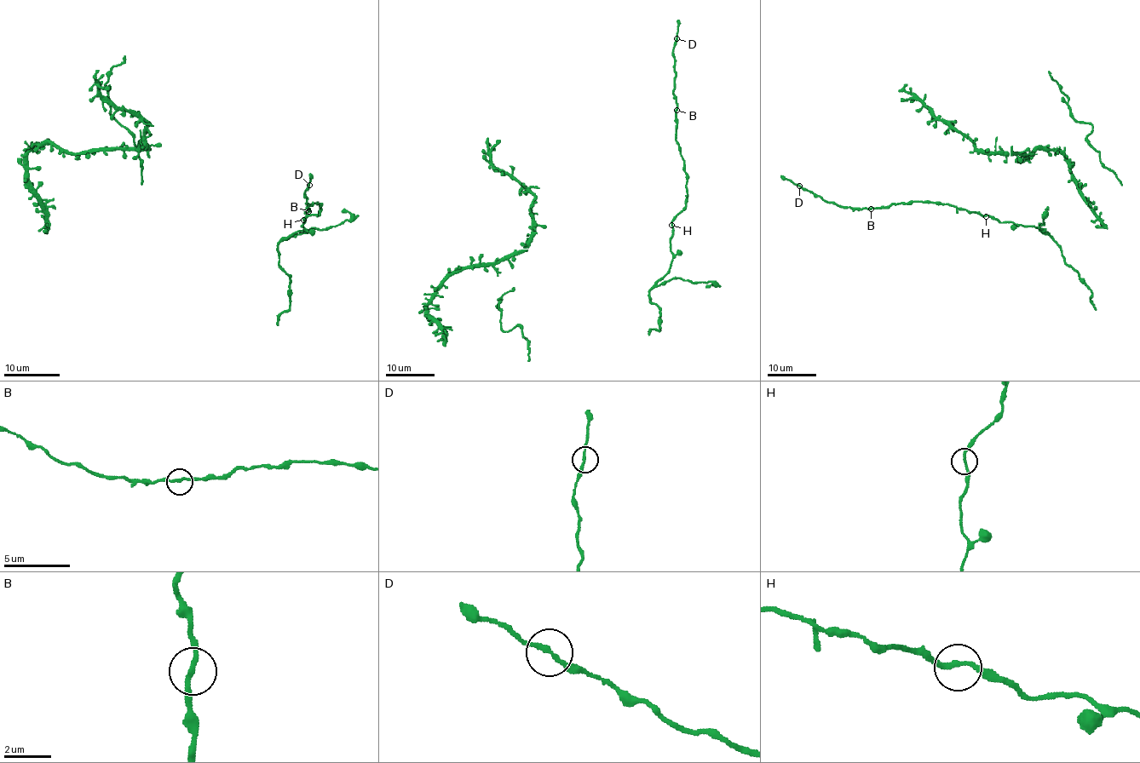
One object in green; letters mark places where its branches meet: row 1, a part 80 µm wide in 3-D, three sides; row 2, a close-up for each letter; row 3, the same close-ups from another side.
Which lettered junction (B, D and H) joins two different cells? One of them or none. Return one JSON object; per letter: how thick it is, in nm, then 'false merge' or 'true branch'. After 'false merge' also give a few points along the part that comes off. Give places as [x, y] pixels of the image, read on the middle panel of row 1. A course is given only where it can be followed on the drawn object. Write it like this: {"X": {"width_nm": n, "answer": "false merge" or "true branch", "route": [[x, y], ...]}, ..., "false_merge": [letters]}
{"B": {"width_nm": 200, "answer": "true branch"}, "D": {"width_nm": 190, "answer": "true branch"}, "H": {"width_nm": 190, "answer": "true branch"}, "false_merge": []}

